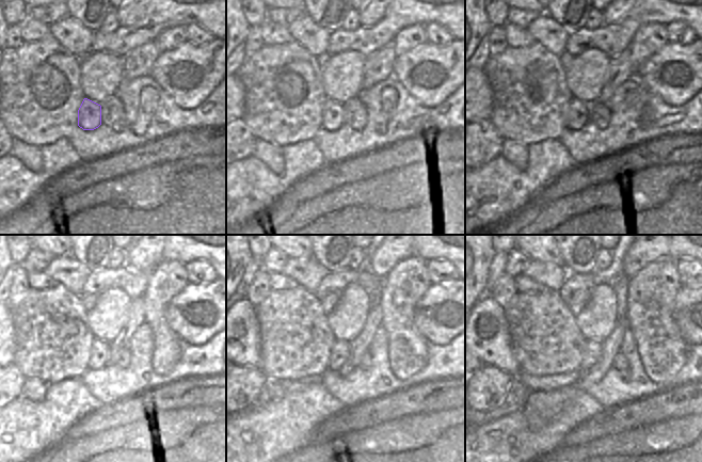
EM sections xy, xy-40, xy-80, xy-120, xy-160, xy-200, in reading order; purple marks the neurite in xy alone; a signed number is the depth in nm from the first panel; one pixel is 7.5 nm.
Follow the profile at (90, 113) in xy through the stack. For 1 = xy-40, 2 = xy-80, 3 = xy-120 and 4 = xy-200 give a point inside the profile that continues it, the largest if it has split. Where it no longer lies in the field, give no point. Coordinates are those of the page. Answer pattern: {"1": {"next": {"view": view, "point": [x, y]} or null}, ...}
{"1": {"next": {"view": "xy-40", "point": [332, 121]}}, "2": {"next": {"view": "xy-80", "point": [576, 120]}}, "3": {"next": {"view": "xy-120", "point": [100, 350]}}, "4": {"next": {"view": "xy-200", "point": [593, 349]}}}

